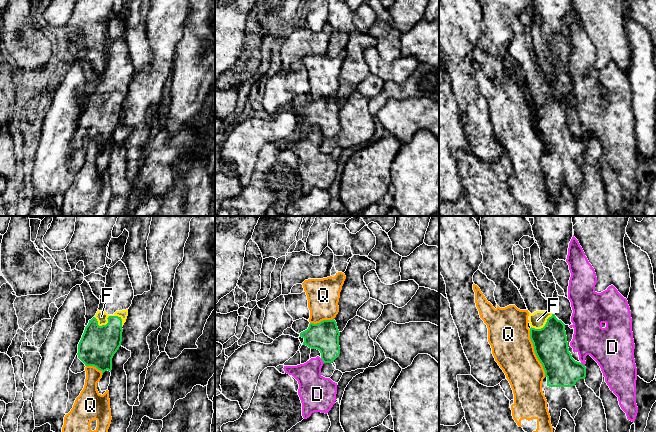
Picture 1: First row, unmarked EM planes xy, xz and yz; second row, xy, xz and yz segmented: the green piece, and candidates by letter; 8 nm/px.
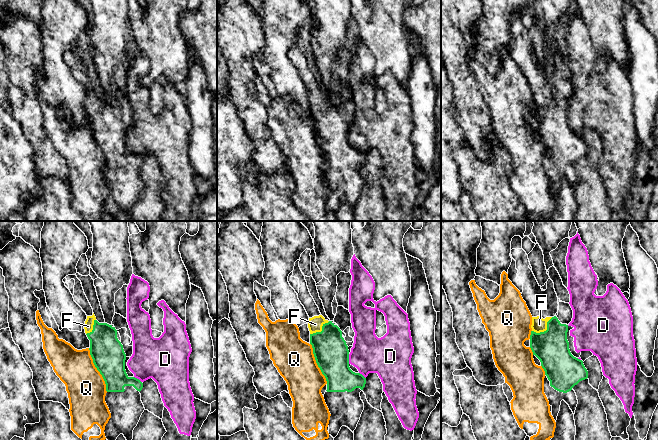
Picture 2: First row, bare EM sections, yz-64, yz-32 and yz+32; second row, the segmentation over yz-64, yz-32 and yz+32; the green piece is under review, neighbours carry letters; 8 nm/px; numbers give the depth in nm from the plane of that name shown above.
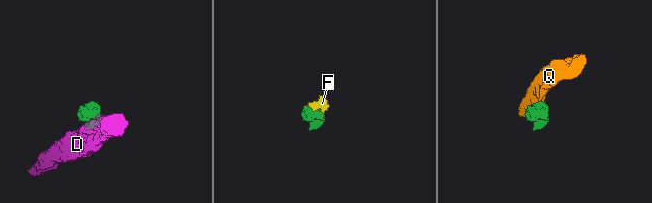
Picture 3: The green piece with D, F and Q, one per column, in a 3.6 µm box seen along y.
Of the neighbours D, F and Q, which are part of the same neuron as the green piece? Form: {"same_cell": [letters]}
{"same_cell": ["F"]}

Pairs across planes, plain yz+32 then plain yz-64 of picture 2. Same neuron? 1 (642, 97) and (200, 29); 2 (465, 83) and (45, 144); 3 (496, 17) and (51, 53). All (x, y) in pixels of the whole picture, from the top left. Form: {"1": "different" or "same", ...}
{"1": "different", "2": "same", "3": "same"}

